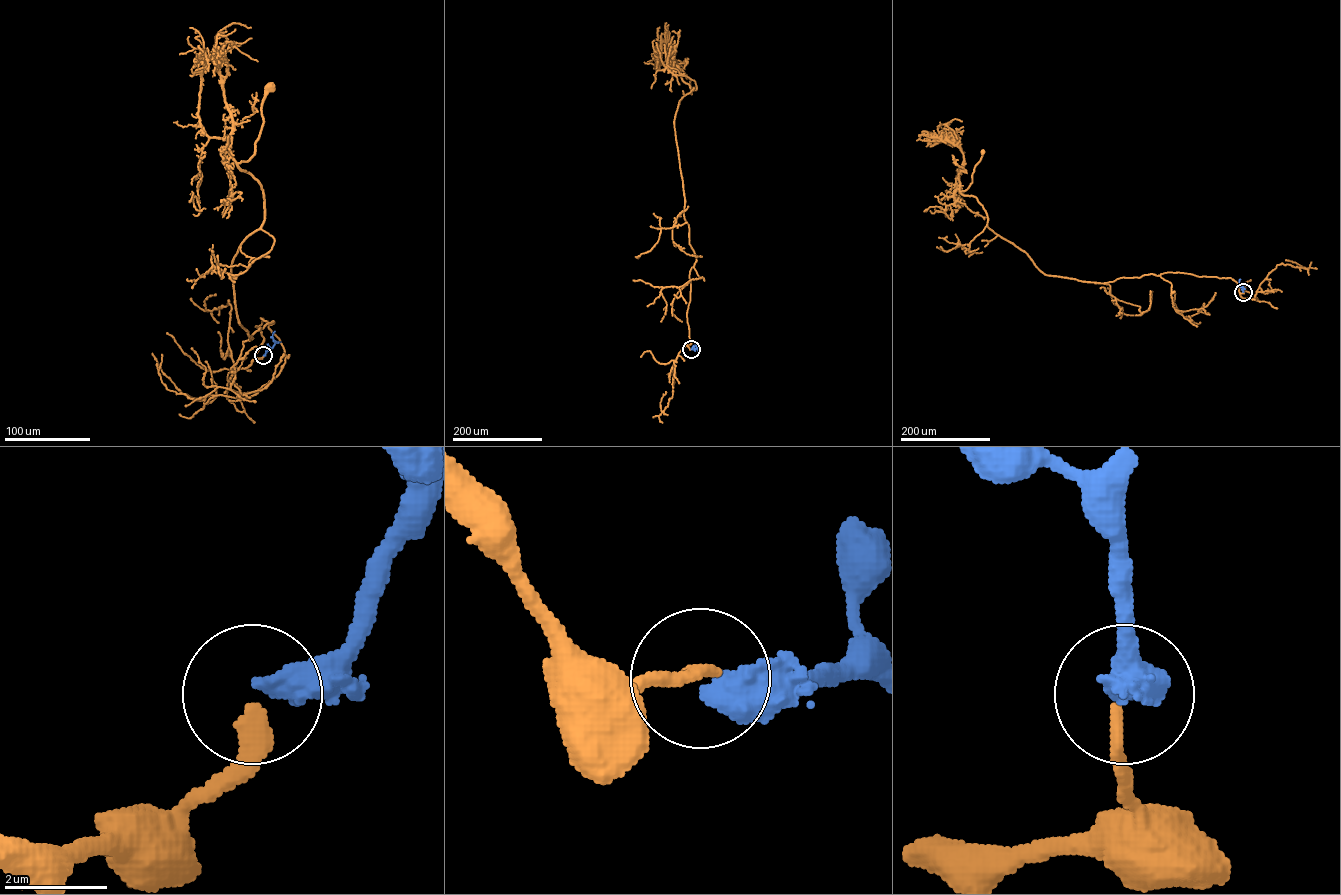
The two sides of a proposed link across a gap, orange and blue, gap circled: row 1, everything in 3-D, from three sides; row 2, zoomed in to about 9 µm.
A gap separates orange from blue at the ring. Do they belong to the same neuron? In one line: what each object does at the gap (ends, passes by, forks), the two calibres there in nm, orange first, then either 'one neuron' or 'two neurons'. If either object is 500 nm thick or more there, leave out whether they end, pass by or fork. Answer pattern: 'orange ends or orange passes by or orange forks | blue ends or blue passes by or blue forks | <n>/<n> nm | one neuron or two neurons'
orange ends | blue ends | 320/480 nm | two neurons

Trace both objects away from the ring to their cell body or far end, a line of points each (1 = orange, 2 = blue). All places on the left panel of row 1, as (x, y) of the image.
1: (263, 355), (255, 326), (273, 321), (249, 338), (231, 264), (264, 219), (261, 186), (237, 164), (269, 87)
2: (263, 355), (274, 345), (274, 331)

